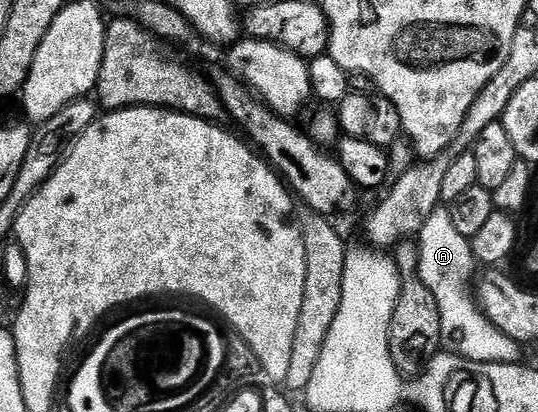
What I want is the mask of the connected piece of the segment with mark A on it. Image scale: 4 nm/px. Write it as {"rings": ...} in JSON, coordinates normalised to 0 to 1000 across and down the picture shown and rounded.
{"rings":[[[816,498],[797,522],[777,570],[777,670],[810,723],[820,762],[820,842],[835,859],[894,883],[961,883],[970,867],[968,833],[955,828],[920,794],[875,718],[874,663],[885,629],[875,585],[840,544],[835,502]]]}

